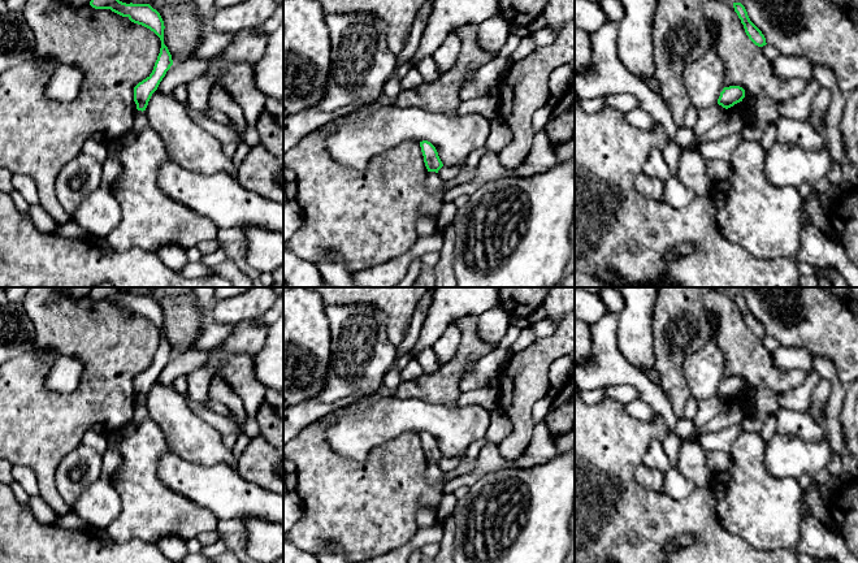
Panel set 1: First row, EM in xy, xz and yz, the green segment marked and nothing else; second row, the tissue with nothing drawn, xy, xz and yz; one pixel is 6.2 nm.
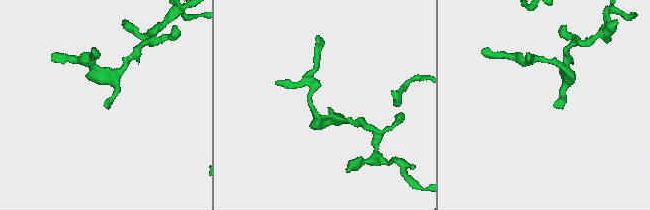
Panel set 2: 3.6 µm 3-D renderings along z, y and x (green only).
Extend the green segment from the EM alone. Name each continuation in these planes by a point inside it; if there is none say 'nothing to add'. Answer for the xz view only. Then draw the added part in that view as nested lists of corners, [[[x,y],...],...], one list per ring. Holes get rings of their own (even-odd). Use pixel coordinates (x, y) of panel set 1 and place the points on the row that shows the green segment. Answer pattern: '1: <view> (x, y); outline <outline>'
nothing to add

